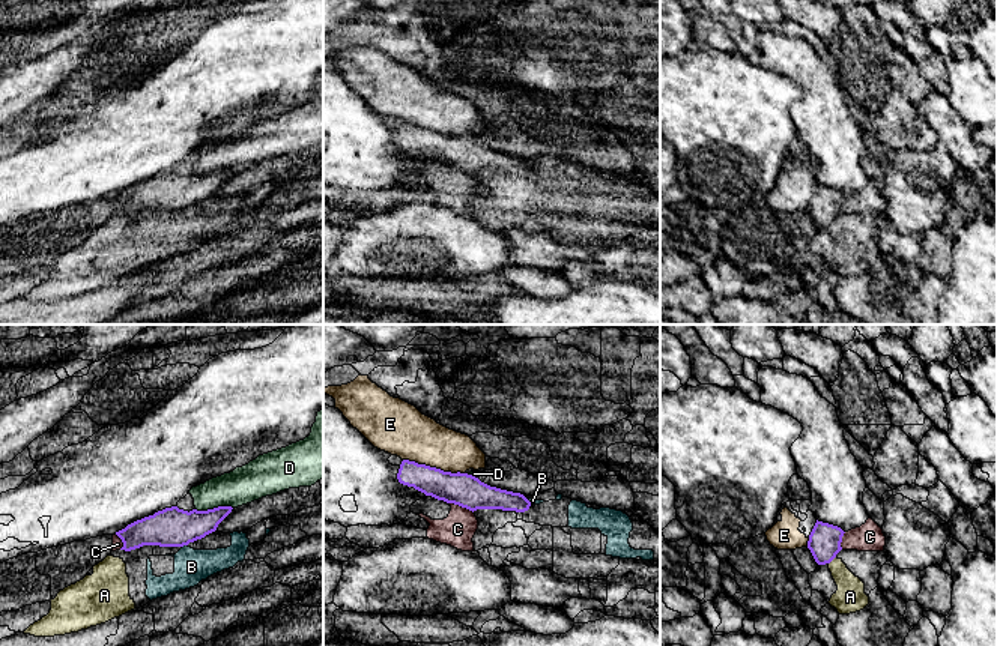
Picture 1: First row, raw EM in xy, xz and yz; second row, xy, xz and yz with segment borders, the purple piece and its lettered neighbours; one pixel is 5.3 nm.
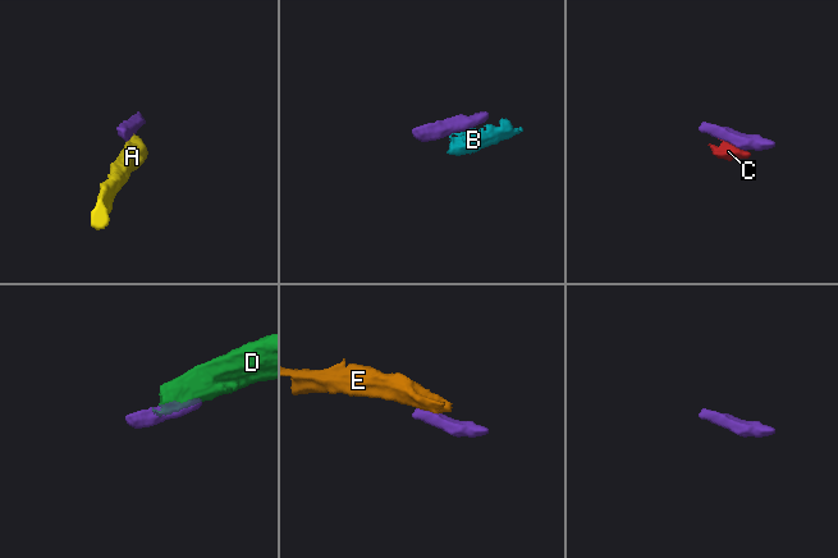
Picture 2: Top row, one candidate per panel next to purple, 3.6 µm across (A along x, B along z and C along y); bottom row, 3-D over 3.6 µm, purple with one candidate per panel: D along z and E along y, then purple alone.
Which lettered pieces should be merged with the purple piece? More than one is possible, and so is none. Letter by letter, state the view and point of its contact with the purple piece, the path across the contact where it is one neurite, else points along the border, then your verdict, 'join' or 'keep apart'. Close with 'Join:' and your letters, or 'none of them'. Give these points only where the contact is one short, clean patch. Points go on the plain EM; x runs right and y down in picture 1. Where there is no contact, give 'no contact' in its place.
A: yz (832, 223) | along yz (835, 220), (829, 227) | keep apart
B: xy (184, 208) | along xy (187, 208), (182, 211) | keep apart
C: xz (460, 169) | along xz (448, 166), (465, 170), (472, 176) | keep apart
D: xy (214, 172) | keep apart
E: xz (433, 131) | along xz (403, 122), (463, 137) | keep apart
Join: none of them

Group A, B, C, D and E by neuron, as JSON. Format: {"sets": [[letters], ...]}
{"sets": [["A", "B"], ["C"], ["D", "E"]]}

